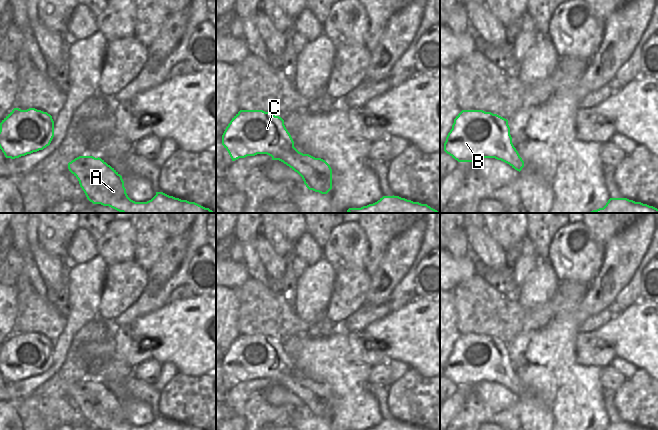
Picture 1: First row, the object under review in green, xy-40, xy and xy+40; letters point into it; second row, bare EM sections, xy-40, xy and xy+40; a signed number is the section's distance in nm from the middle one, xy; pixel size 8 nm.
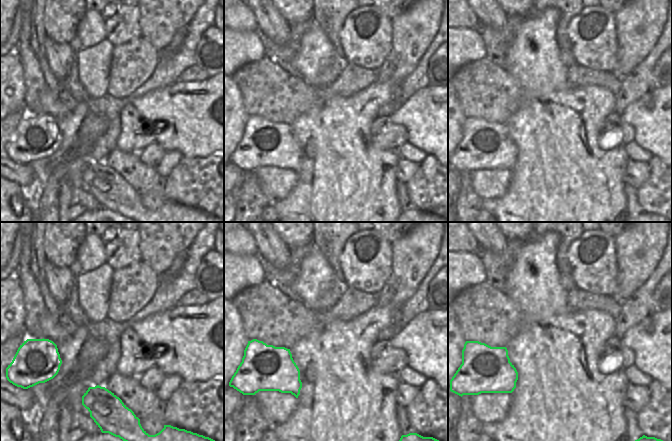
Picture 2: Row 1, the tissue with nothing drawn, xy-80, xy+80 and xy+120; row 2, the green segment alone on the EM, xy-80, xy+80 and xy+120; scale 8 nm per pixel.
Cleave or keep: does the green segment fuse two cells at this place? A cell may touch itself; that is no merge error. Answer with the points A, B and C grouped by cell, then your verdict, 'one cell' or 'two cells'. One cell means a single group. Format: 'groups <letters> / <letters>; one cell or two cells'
groups A B C; one cell

